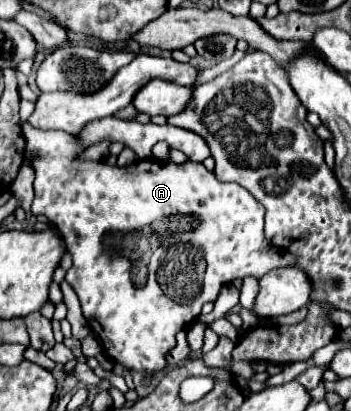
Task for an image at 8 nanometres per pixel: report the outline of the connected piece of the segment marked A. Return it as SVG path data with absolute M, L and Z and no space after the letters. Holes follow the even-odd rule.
M23 122L23 134L27 140L27 150L35 150L39 152L39 158L33 162L35 168L35 180L33 183L34 199L31 205L31 212L34 216L45 215L49 220L53 220L57 224L57 228L63 234L63 240L73 256L73 266L67 270L67 282L73 286L73 290L79 296L81 302L81 310L83 310L83 318L87 320L91 332L95 332L103 344L103 350L115 360L115 364L121 364L129 370L141 372L141 374L155 374L165 370L167 366L167 354L175 348L175 334L179 330L185 330L191 322L197 320L197 316L201 314L201 306L205 302L215 302L219 290L229 284L235 278L243 278L247 274L255 274L257 278L261 278L263 274L267 274L273 268L279 266L291 266L295 260L293 256L286 250L281 250L273 246L265 234L263 234L263 216L265 216L265 208L239 184L235 182L219 182L215 178L213 172L207 172L203 164L195 164L195 162L183 162L183 164L173 164L173 162L163 162L163 160L137 160L129 166L109 166L105 160L93 162L79 162L77 154L81 152L81 146L77 144L73 134L67 132L59 132L59 130L41 130L31 126L29 122ZM201 268L211 268L211 270L221 270L221 276L209 276L209 274L199 274Z

